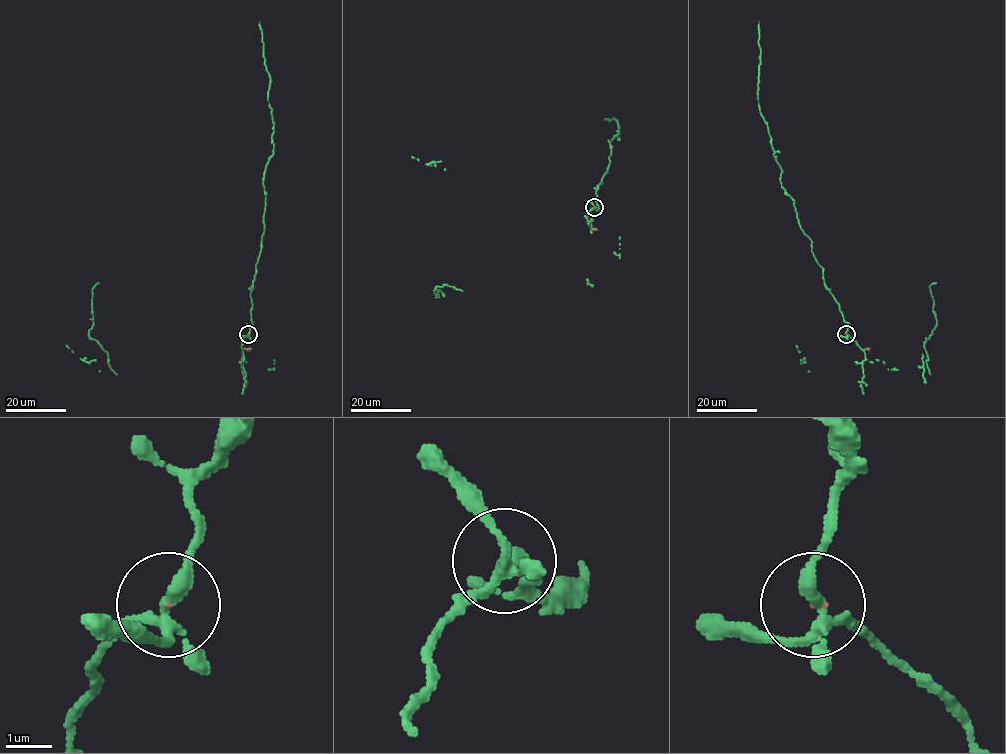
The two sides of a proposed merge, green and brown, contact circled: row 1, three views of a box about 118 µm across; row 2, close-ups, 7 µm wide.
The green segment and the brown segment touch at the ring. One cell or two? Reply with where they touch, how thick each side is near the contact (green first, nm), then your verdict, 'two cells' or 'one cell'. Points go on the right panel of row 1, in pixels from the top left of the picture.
at (846, 334); 240 nm thick on the green side, 30 nm on the other; one cell

